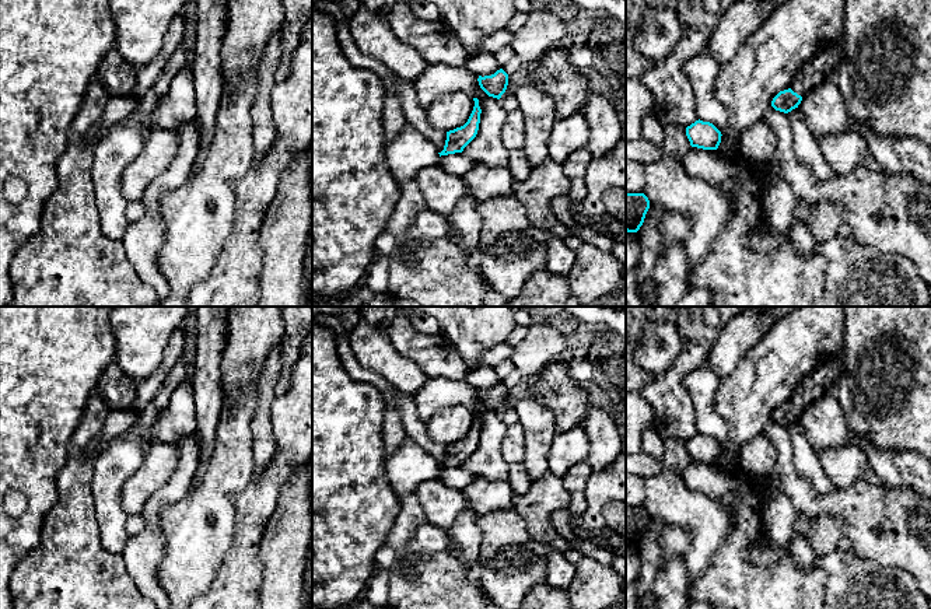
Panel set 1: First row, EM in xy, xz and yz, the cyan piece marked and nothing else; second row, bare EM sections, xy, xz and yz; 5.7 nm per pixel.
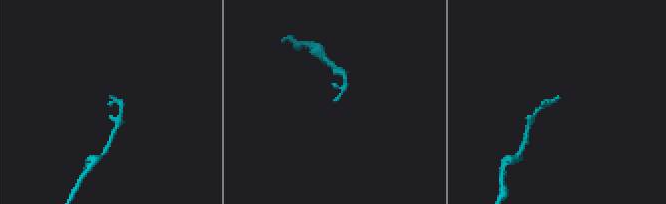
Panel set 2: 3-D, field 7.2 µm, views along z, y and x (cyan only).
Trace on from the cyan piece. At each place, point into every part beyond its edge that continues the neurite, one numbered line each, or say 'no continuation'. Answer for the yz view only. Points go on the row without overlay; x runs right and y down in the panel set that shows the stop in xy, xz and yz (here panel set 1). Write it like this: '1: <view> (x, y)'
1: yz (812, 387)

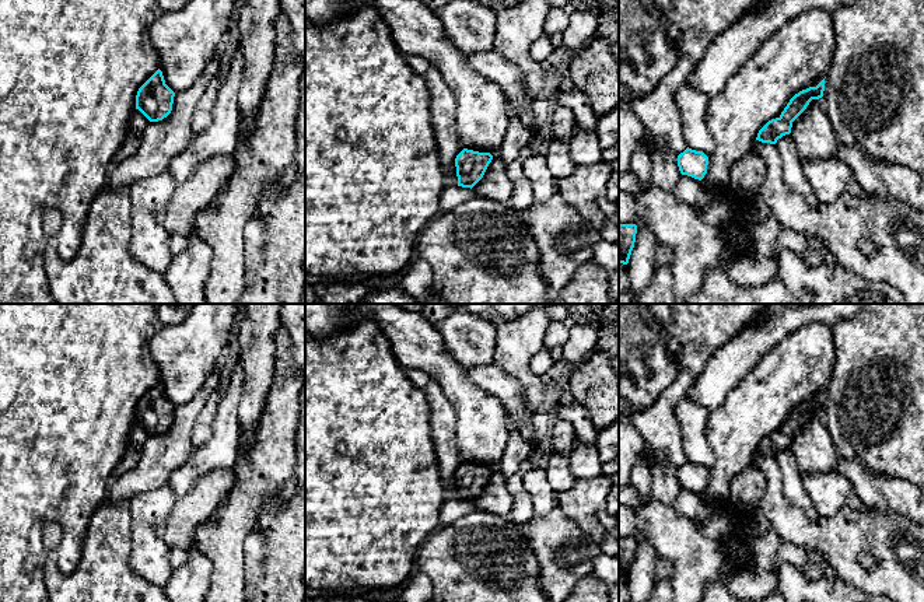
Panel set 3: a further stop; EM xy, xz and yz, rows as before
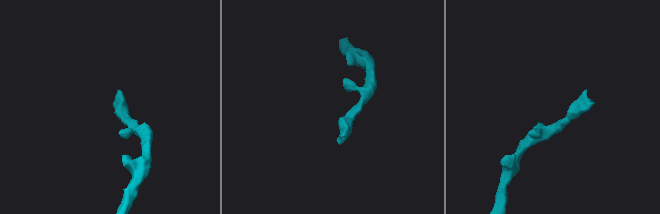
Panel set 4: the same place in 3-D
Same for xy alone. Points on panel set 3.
no continuation

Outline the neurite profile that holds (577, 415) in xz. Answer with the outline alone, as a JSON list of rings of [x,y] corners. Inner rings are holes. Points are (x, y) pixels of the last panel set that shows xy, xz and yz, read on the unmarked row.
[[[578,403],[561,406],[553,416],[557,419],[568,420],[574,430],[575,437],[584,442],[595,444],[599,430],[596,430],[591,421],[587,409]]]

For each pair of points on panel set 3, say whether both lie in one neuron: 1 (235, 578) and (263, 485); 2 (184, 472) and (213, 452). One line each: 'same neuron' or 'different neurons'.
1: same neuron
2: same neuron

